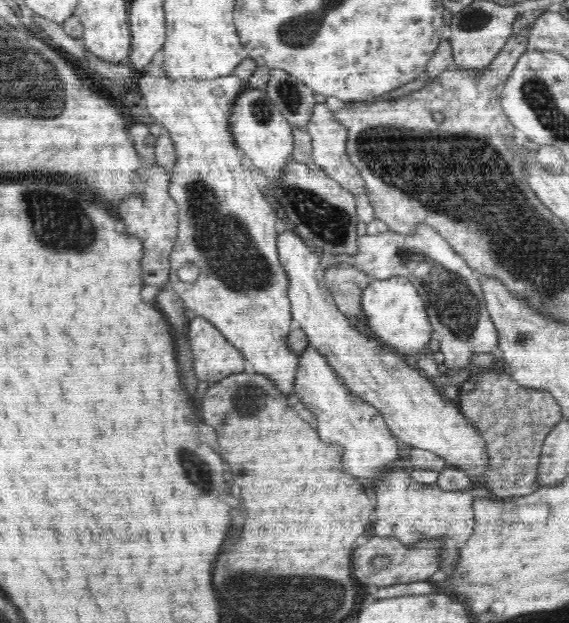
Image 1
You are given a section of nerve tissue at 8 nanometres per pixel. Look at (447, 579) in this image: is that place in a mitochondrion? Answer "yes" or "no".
no

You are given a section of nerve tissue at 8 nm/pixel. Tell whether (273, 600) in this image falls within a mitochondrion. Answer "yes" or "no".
yes

